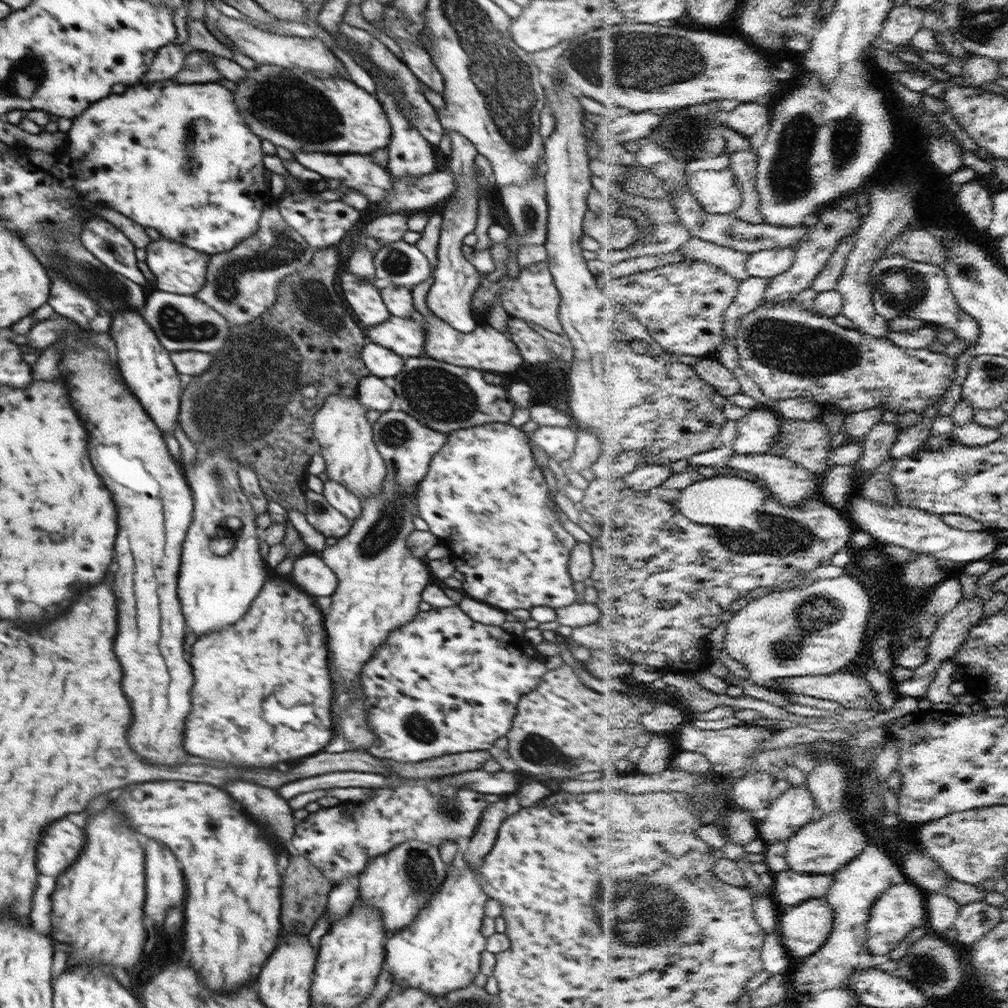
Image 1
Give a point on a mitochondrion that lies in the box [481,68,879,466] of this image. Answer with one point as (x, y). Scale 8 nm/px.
(785, 346)

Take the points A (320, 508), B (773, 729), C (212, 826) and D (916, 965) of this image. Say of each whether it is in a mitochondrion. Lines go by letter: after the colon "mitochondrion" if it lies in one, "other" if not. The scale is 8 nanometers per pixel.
A: other
B: other
C: other
D: mitochondrion

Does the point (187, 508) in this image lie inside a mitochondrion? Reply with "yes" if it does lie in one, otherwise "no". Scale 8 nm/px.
no

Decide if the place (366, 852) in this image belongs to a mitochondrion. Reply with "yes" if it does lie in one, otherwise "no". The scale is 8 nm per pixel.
no

